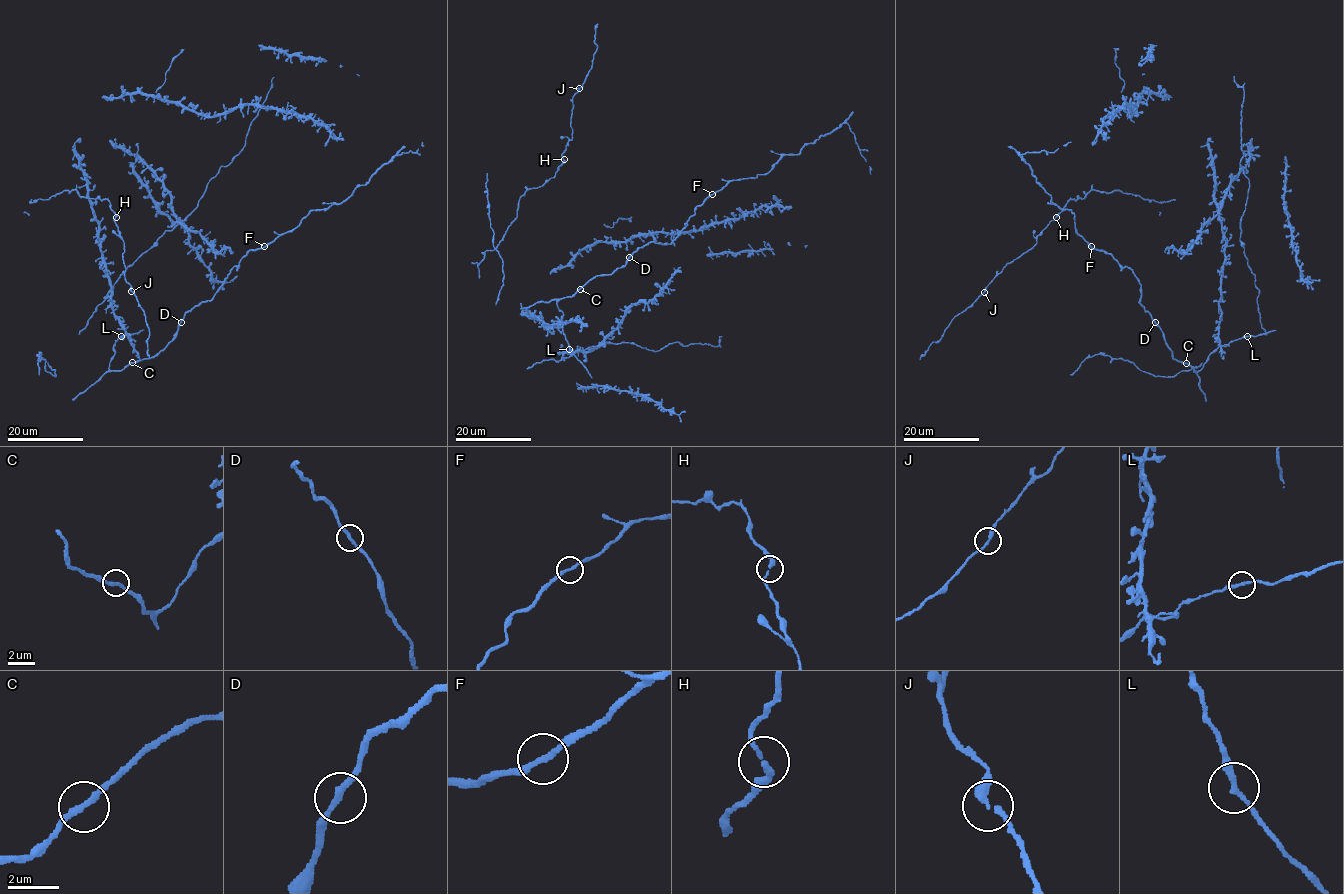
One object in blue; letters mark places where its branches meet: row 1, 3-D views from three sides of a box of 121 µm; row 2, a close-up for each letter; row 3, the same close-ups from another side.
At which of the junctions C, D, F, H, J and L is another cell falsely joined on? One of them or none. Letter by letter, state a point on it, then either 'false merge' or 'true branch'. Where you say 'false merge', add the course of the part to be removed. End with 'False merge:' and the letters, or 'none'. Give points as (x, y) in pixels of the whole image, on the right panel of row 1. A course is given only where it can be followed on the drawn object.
C: (1186, 363) | true branch
D: (1155, 322) | true branch
F: (1091, 246) | true branch
H: (1056, 217) | true branch
J: (984, 292) | true branch
L: (1247, 336) | true branch
False merge: none

